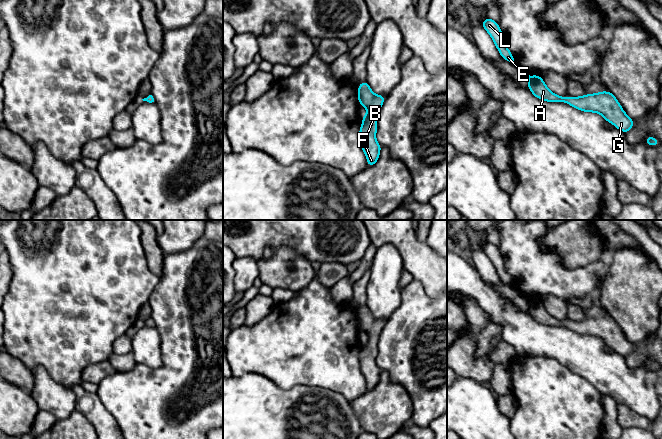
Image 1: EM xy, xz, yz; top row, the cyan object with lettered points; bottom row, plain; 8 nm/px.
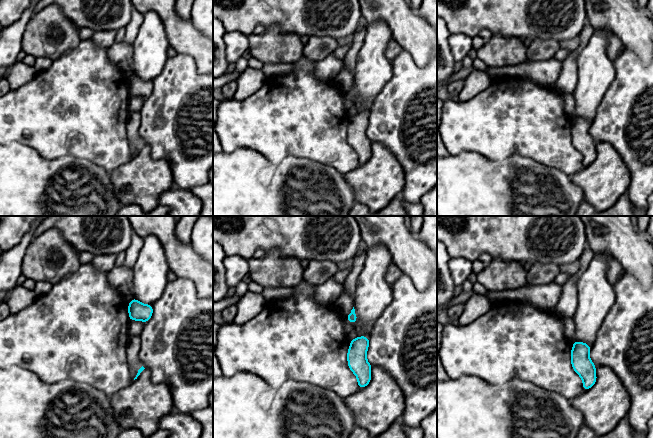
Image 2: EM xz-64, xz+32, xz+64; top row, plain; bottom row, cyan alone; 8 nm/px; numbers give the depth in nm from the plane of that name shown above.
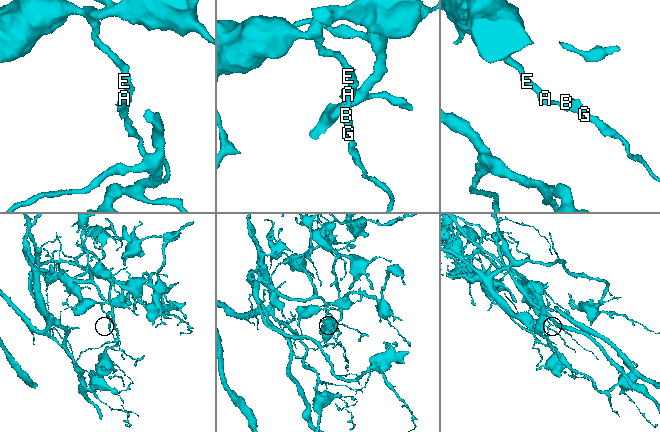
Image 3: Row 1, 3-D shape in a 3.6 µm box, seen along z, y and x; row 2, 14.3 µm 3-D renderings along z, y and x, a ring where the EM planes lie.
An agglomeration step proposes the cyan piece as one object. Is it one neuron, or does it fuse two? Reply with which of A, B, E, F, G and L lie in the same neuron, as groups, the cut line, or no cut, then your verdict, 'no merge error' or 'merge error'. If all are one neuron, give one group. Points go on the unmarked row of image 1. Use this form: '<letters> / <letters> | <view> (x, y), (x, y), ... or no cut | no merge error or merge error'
A B E F G L | no cut | no merge error

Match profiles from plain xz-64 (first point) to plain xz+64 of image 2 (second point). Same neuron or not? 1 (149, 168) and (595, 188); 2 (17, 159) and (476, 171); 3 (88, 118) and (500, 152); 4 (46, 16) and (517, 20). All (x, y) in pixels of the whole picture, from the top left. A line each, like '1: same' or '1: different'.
1: same
2: same
3: same
4: different

